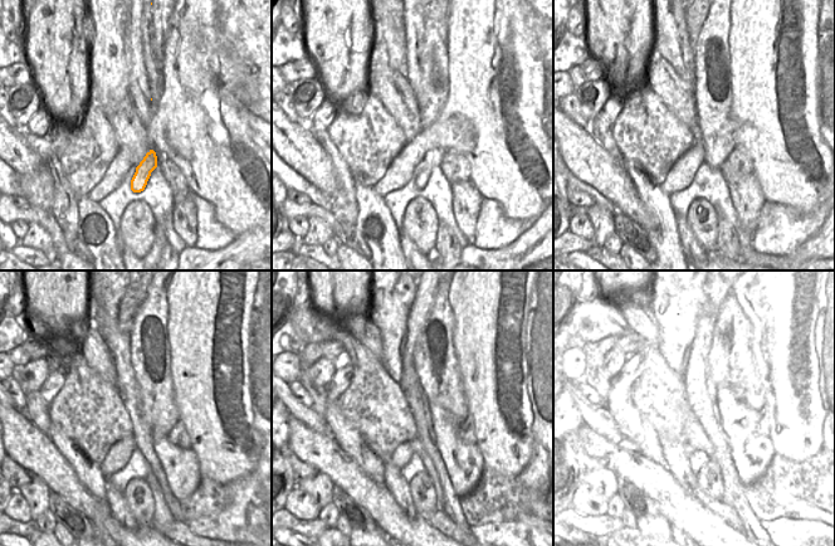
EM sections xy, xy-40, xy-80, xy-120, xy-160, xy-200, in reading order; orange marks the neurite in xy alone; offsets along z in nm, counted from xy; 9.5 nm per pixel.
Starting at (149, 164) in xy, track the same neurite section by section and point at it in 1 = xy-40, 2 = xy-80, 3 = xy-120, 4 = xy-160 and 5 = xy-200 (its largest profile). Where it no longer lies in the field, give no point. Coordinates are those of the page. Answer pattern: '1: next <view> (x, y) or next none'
1: next xy-40 (433, 157)
2: next xy-80 (712, 97)
3: next xy-120 (157, 398)
4: next xy-160 (440, 391)
5: next xy-200 (722, 385)

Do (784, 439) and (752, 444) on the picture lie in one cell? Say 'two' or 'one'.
two

